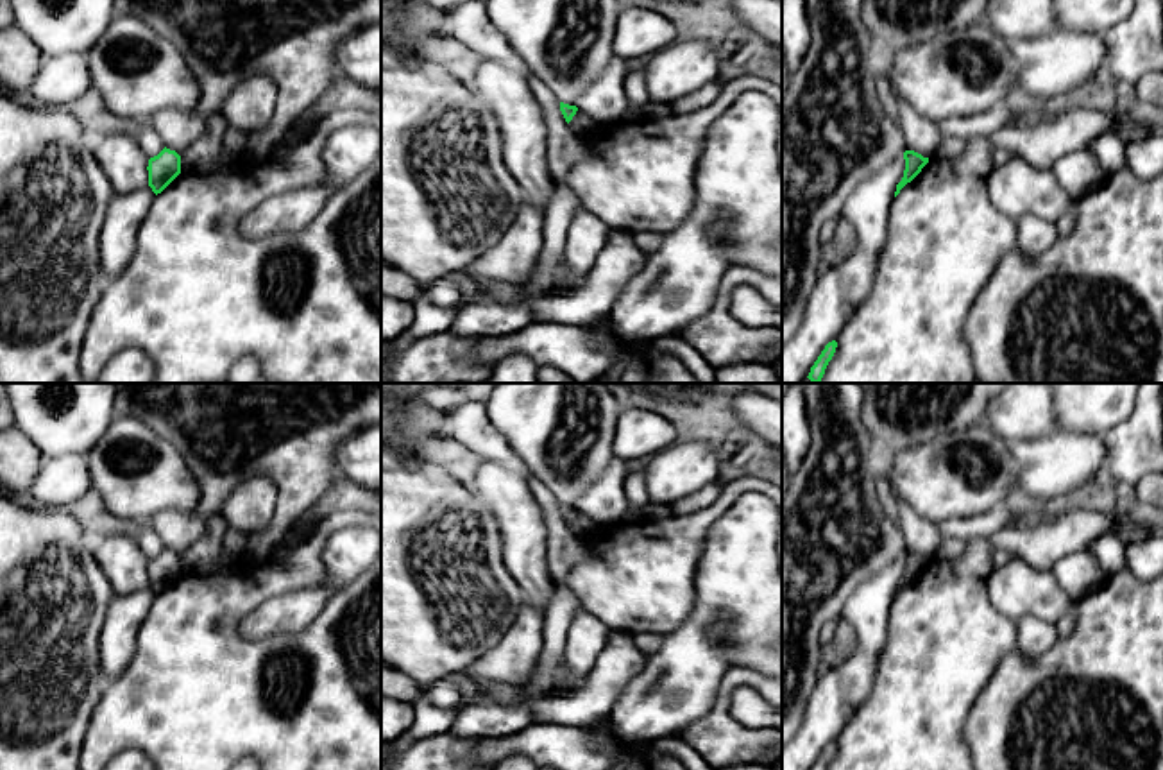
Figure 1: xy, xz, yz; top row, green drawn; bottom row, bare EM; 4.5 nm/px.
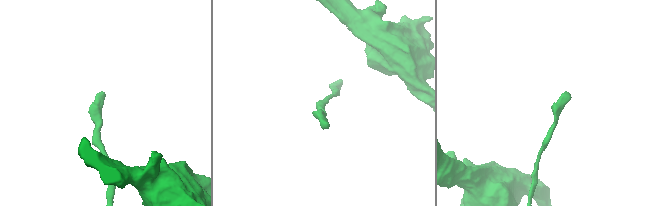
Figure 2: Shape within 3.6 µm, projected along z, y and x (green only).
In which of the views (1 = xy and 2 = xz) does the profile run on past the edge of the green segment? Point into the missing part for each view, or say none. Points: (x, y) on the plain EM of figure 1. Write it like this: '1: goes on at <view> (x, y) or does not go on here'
1: does not go on here
2: does not go on here

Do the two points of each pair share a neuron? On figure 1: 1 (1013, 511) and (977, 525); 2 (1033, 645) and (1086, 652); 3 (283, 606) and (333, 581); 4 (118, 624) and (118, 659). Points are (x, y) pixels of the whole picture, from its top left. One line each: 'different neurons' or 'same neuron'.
1: same neuron
2: different neurons
3: same neuron
4: same neuron

